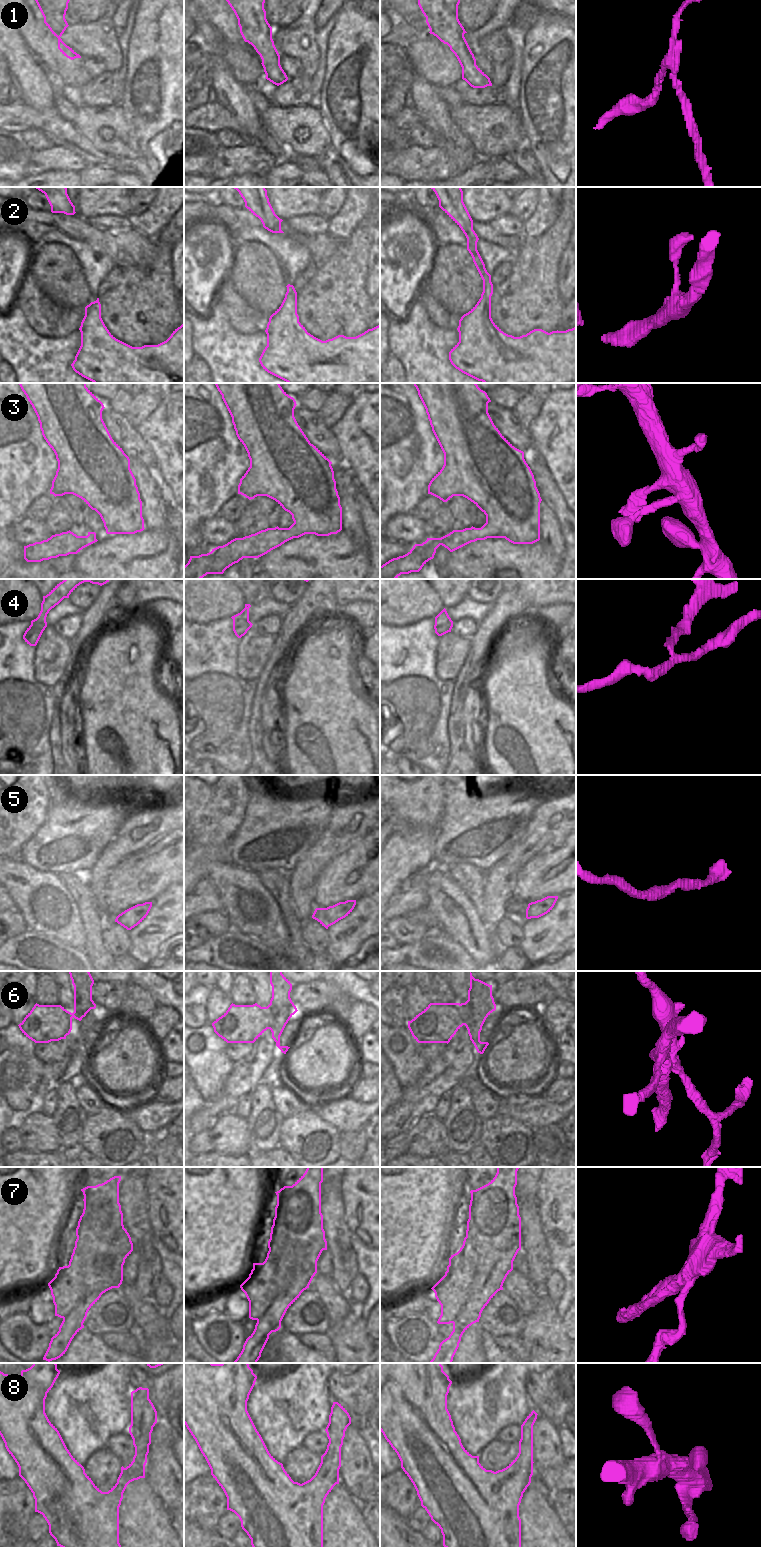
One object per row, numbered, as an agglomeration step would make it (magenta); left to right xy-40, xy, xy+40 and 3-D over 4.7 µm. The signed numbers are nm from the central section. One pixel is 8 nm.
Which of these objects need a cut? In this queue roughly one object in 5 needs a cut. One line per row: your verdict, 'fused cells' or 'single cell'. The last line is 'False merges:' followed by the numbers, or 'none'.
1: fused cells
2: single cell
3: single cell
4: fused cells
5: single cell
6: fused cells
7: fused cells
8: single cell
False merges: 1, 4, 6, 7

